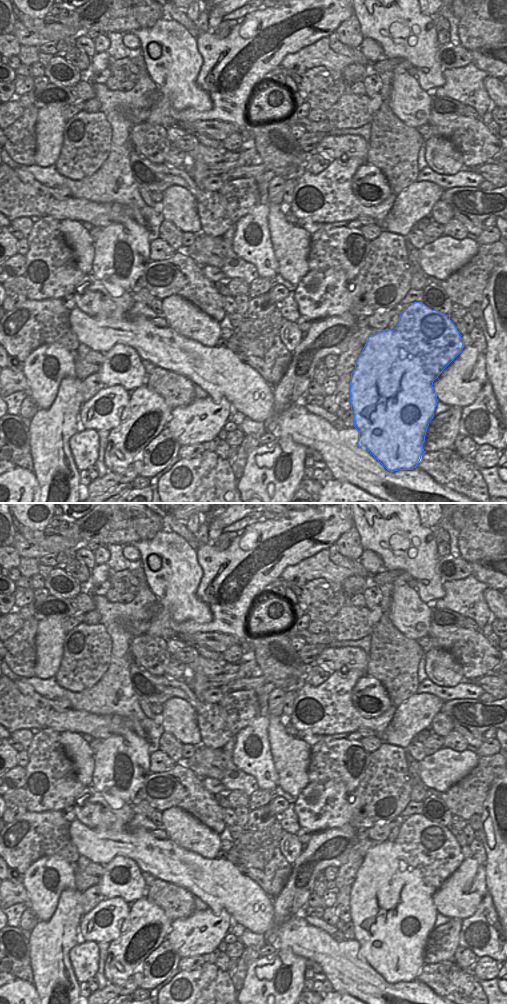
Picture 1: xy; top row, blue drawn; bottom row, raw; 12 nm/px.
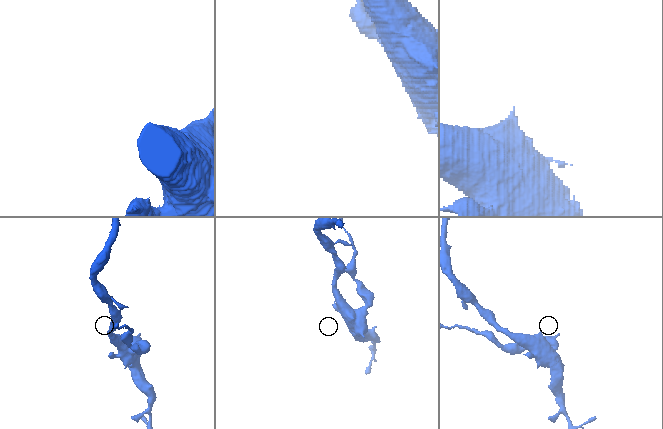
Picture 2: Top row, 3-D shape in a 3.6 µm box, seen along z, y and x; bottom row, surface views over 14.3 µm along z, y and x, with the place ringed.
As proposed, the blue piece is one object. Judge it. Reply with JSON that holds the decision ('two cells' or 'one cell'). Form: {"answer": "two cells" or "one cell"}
{"answer": "two cells"}

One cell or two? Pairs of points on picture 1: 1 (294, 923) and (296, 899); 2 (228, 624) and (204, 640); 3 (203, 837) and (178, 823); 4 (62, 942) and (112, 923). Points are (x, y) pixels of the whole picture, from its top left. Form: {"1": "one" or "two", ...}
{"1": "two", "2": "two", "3": "one", "4": "two"}

